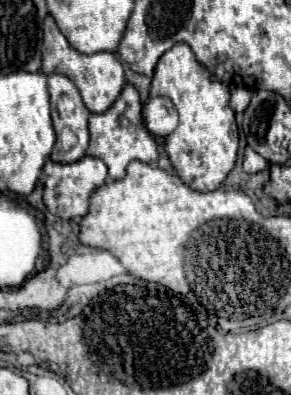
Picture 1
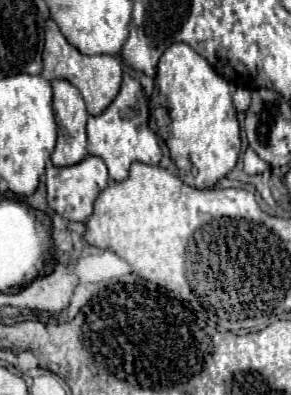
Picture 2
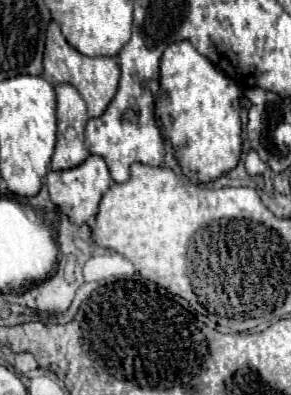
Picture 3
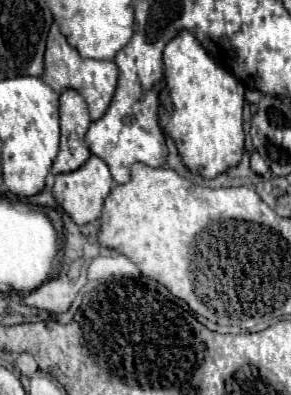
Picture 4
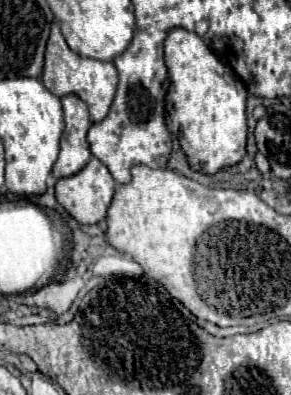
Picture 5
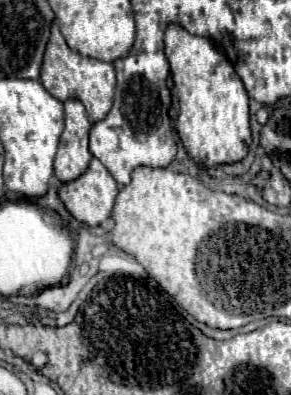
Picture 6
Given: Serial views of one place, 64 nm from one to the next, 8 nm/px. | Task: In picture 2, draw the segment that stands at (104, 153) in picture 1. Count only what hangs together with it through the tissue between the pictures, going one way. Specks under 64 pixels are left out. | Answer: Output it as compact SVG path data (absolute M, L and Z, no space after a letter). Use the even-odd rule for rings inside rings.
M124 72L122 86L114 102L100 114L88 118L88 152L100 156L112 180L122 182L128 176L128 168L132 162L158 164L162 160L162 148L158 142L158 134L150 128L150 108L144 96L144 90L138 80L134 80L128 72Z

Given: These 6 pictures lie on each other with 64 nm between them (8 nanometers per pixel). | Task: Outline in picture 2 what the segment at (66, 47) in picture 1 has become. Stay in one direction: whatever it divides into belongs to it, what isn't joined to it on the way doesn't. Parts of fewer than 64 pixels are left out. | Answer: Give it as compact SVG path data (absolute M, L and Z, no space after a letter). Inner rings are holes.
M48 20L46 24L46 44L44 44L44 70L42 76L52 82L52 80L68 80L70 84L74 84L84 102L86 108L92 116L102 114L108 104L116 98L118 90L120 90L120 82L122 82L122 64L116 56L84 56L80 54L74 46L70 46L66 42L66 38L60 34L60 28L56 26L54 20Z

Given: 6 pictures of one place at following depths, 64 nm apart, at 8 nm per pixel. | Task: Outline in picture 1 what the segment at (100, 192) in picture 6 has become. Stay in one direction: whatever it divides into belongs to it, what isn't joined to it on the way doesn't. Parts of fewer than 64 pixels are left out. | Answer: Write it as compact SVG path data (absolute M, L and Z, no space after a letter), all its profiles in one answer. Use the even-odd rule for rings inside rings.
M84 156L82 160L78 160L74 164L56 164L56 162L48 160L46 166L44 166L44 174L46 174L44 204L54 216L58 216L62 220L80 220L80 218L84 218L88 214L92 192L96 188L104 186L106 178L108 178L106 164L100 158L94 158L94 156Z

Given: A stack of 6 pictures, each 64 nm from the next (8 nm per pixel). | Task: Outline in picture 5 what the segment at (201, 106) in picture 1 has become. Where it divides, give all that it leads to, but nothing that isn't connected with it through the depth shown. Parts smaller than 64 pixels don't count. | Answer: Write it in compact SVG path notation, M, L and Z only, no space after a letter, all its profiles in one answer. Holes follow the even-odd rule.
M172 28L164 42L170 86L165 112L168 128L178 136L180 146L194 170L214 174L238 164L246 156L246 98L244 82L226 66L200 36Z

